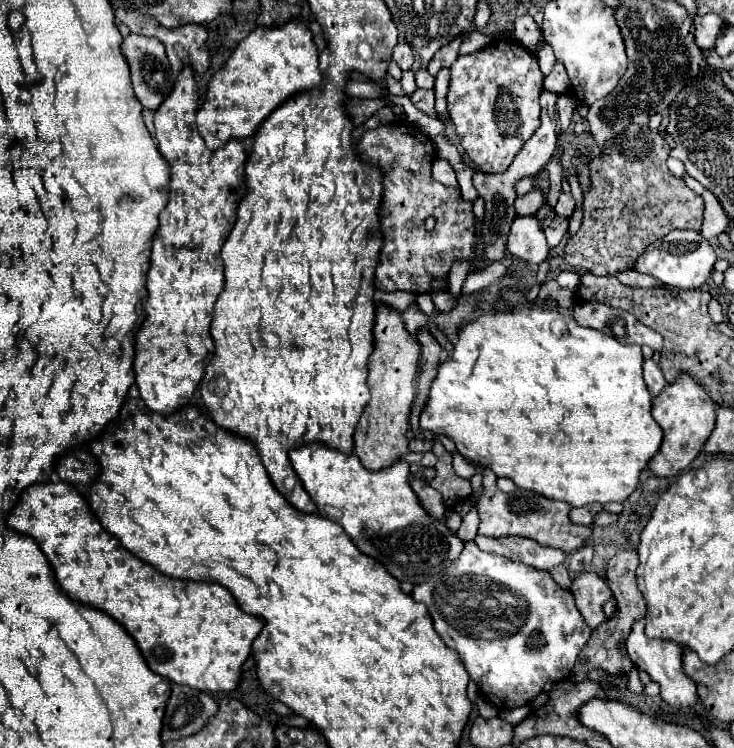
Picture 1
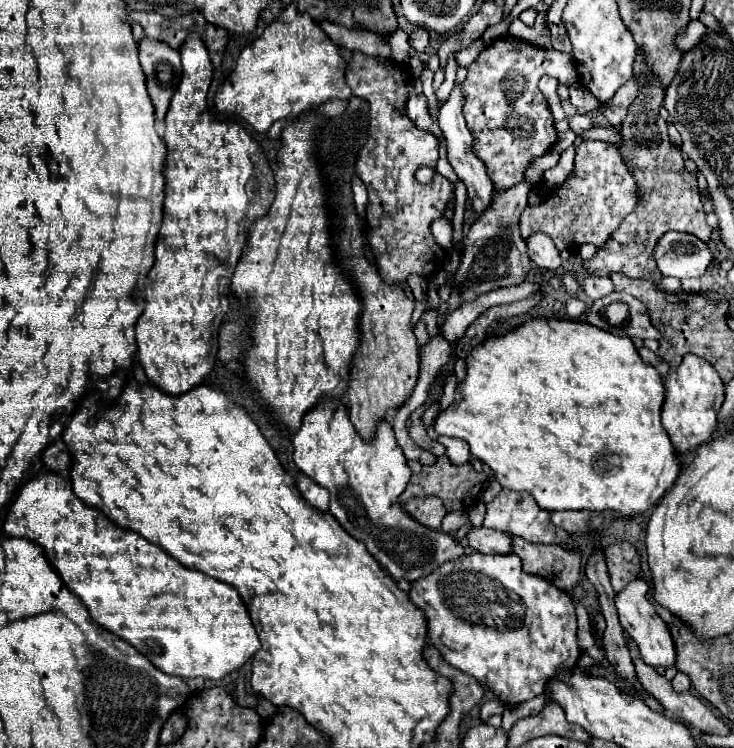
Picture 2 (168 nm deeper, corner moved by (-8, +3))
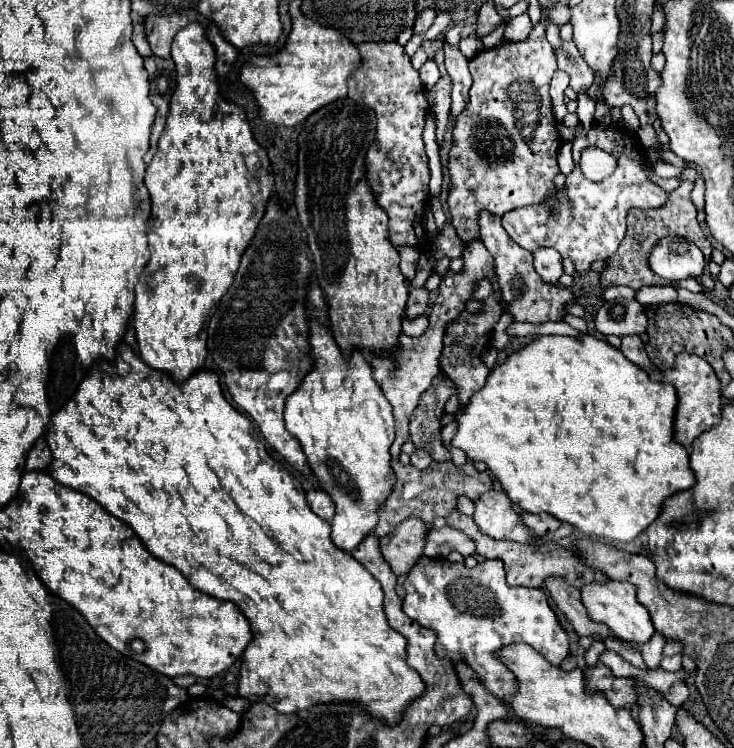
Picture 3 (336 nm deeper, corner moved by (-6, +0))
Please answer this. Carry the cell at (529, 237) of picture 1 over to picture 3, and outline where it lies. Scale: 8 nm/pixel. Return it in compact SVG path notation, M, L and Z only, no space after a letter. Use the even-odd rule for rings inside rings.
M538 248L534 252L534 268L546 284L558 284L562 272L562 258L552 248Z

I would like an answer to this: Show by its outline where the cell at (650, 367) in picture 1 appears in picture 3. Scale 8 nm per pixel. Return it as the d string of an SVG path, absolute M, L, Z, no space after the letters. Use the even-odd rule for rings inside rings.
M622 336L620 352L622 352L630 362L634 362L636 366L642 366L642 368L648 368L648 366L650 366L650 360L648 360L648 356L646 356L646 350L644 350L644 344L642 344L640 336Z

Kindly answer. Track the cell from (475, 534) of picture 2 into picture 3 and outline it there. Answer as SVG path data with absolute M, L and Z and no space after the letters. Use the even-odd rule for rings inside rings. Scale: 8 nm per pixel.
M444 526L440 530L430 530L426 534L426 544L424 544L424 554L430 558L446 558L448 552L456 550L462 556L476 556L474 540L470 540L464 532L458 532L450 526Z

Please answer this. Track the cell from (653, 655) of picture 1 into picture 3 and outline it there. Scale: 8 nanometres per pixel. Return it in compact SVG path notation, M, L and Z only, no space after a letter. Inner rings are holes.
M608 580L606 584L588 584L580 588L582 604L586 612L590 614L590 620L600 622L610 628L616 636L632 642L648 642L654 634L654 624L650 620L650 614L646 608L636 600L636 588L630 582L618 582L618 580Z

